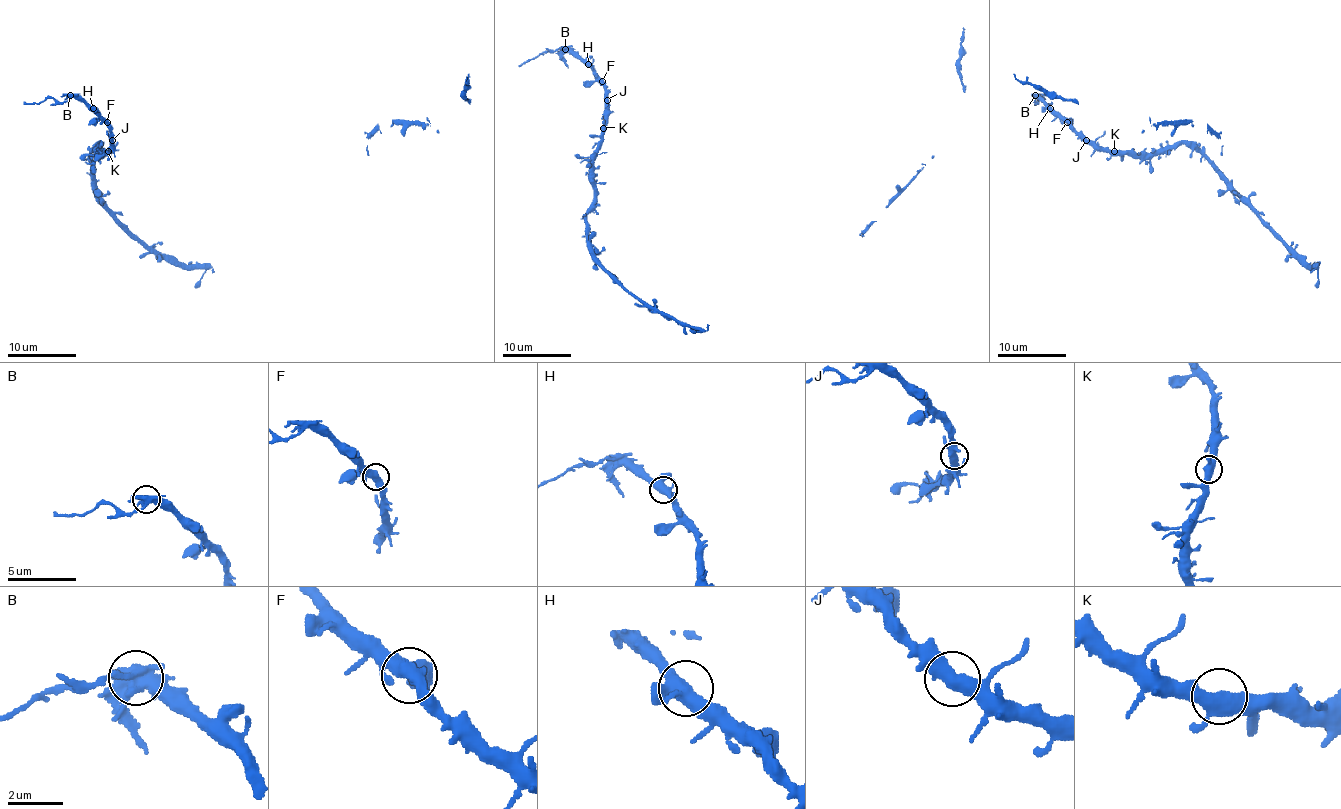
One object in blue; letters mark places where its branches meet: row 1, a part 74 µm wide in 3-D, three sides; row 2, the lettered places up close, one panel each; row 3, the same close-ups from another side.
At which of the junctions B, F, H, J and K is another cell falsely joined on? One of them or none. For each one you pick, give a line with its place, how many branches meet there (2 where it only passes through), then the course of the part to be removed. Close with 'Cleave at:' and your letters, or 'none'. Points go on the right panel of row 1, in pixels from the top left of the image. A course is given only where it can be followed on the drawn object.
B: Place: (1035, 95). Branches: 3. Course of the part to remove: (1034, 96), (1036, 103), (1038, 97), (1043, 103), (1052, 101)
Cleave at: B

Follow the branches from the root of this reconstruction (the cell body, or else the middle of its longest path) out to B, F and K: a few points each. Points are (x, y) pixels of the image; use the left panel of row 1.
B: (198, 268), (150, 249), (107, 206), (91, 153), (98, 144), (98, 153), (110, 147), (110, 128), (71, 96)
F: (198, 268), (150, 249), (103, 201), (96, 189), (91, 153), (98, 144), (98, 153), (110, 147), (107, 122)
K: (198, 268), (150, 249), (107, 206), (96, 189), (91, 153), (98, 144), (98, 153), (108, 151)

